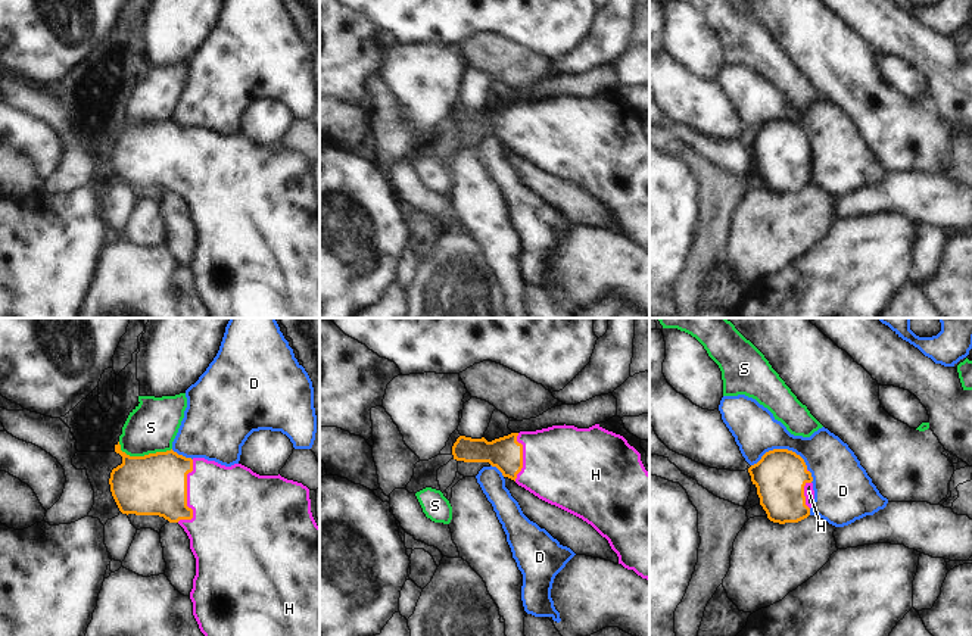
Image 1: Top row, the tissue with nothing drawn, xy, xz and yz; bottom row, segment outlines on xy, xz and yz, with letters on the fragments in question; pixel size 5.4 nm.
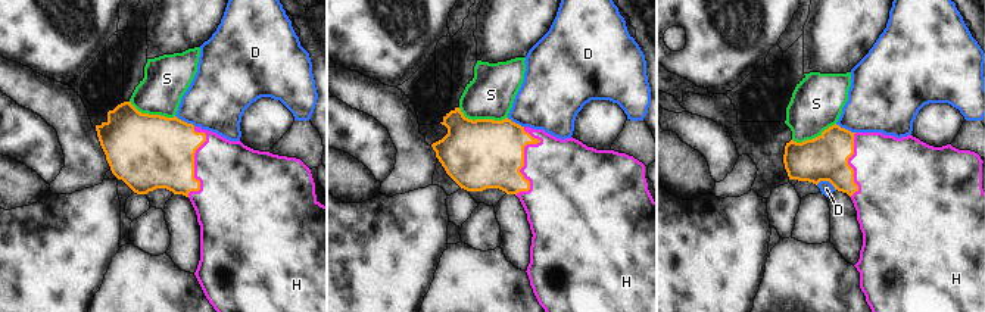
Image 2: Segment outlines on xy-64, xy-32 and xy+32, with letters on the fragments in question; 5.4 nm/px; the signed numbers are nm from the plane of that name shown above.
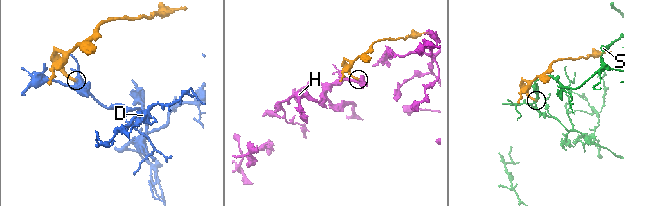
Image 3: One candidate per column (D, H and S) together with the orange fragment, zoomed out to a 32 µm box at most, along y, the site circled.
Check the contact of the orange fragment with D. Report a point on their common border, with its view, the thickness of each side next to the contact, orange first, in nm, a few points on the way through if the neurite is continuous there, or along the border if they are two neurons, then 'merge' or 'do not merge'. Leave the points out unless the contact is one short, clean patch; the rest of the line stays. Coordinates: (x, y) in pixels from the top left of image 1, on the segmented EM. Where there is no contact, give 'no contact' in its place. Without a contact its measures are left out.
yz (787, 449) | 280/240 nm | do not merge

